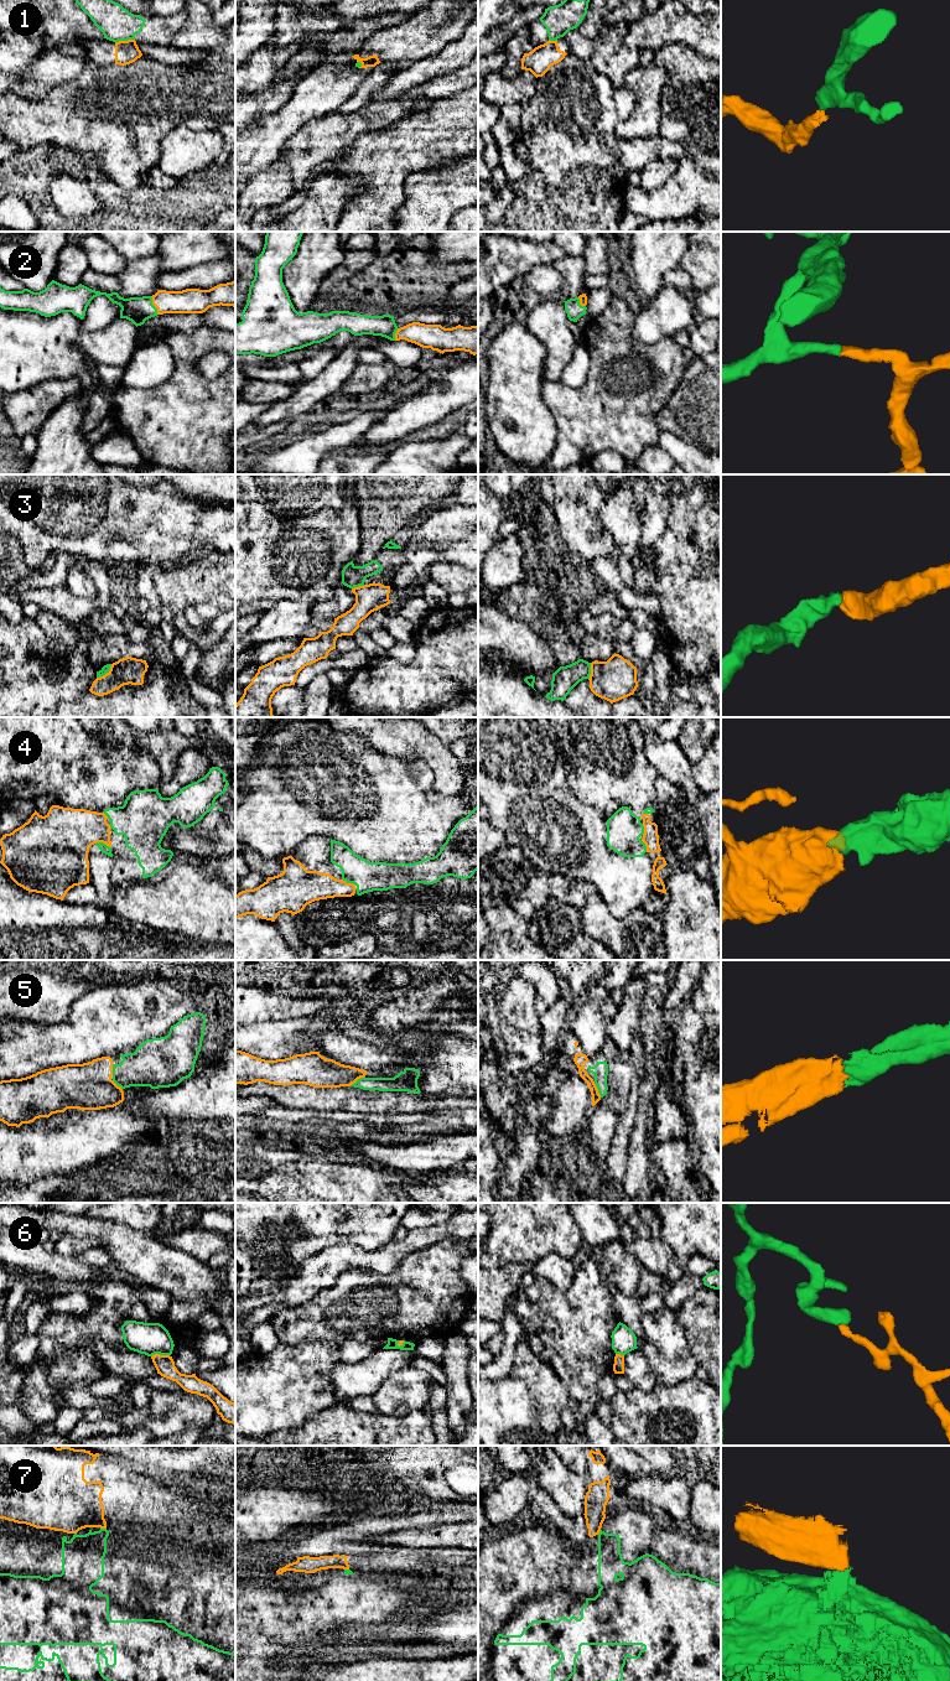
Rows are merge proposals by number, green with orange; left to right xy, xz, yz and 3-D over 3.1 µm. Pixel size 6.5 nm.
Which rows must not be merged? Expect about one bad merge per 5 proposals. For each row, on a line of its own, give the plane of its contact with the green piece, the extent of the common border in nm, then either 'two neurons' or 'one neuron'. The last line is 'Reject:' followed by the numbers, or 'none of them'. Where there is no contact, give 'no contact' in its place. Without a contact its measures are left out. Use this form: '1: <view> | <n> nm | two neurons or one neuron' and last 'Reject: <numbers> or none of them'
1: xy | 130 nm | two neurons
2: xy | 130 nm | one neuron
3: xy | 140 nm | one neuron
4: xy | 110 nm | one neuron
5: yz | 120 nm | one neuron
6: xy | 120 nm | two neurons
7: xy | 40 nm | two neurons
Reject: 1, 6, 7

